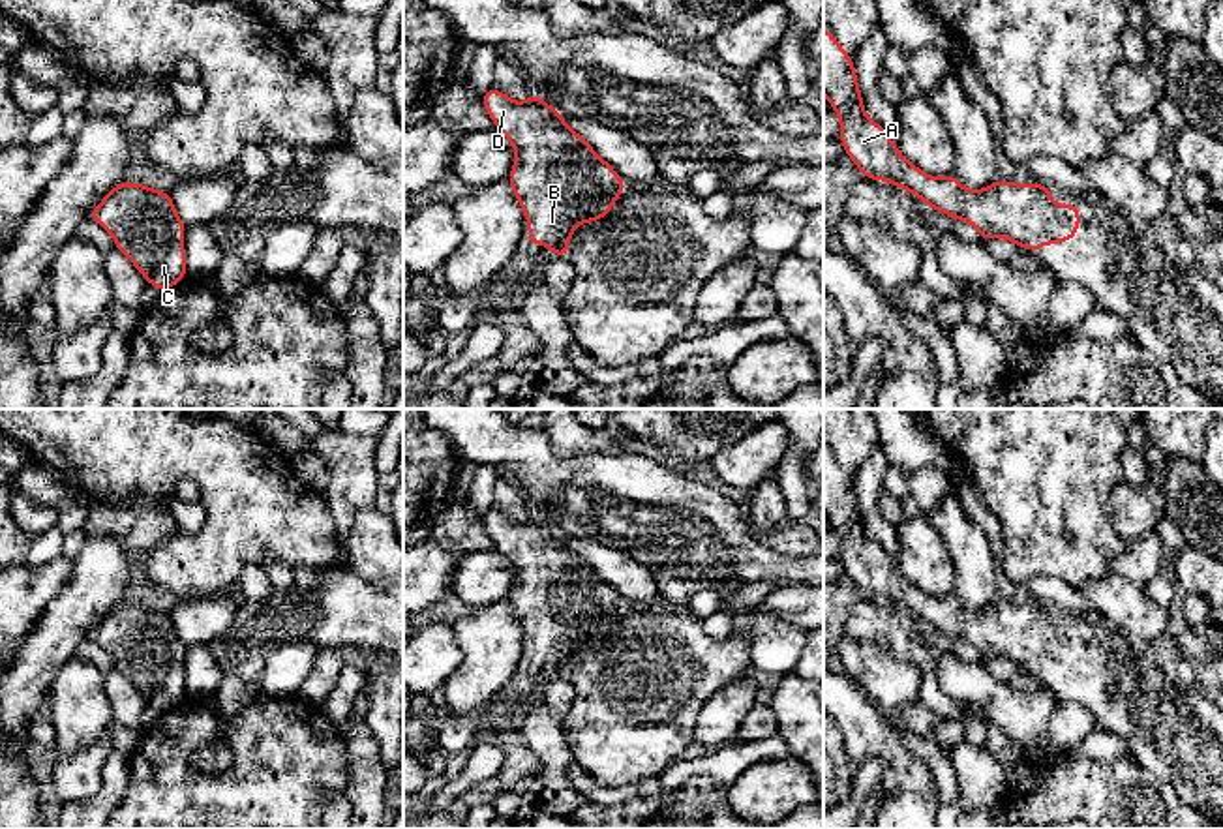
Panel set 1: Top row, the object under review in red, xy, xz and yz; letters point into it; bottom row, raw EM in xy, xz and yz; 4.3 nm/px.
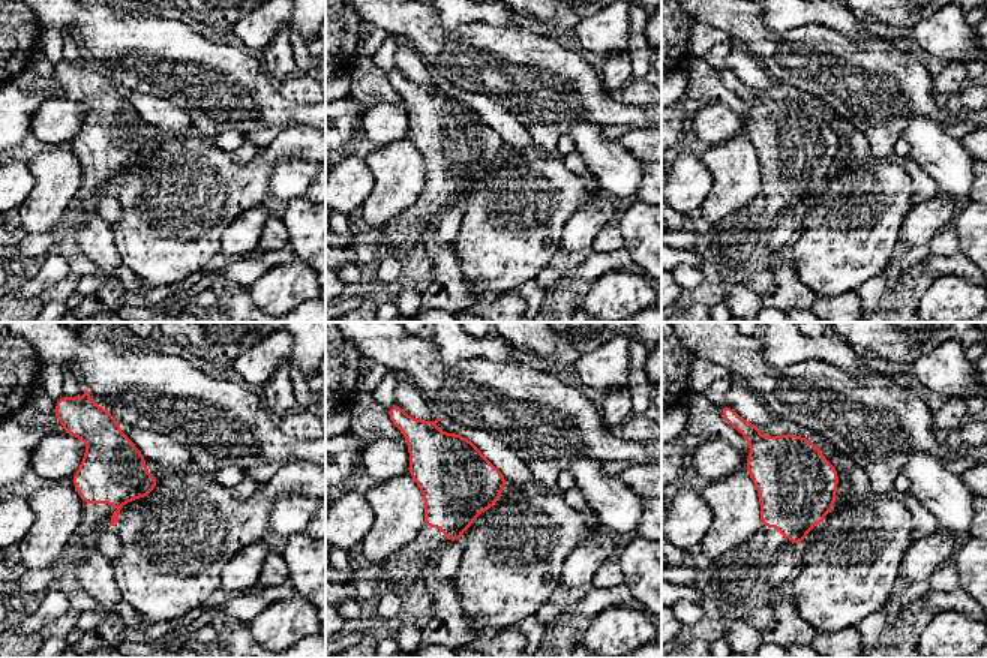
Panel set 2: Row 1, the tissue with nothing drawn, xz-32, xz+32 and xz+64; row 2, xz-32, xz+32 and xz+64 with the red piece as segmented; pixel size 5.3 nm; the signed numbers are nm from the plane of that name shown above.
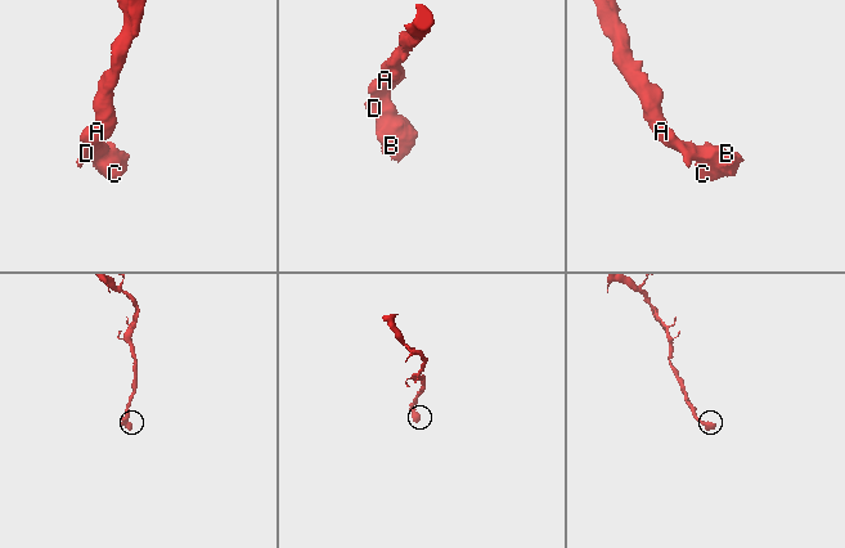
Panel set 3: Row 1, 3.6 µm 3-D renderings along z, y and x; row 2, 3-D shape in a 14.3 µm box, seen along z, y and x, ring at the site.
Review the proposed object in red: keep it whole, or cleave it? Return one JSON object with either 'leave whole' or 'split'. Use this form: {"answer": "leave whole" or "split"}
{"answer": "leave whole"}

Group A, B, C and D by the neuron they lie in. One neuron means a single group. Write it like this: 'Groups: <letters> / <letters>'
Groups: A B C D

